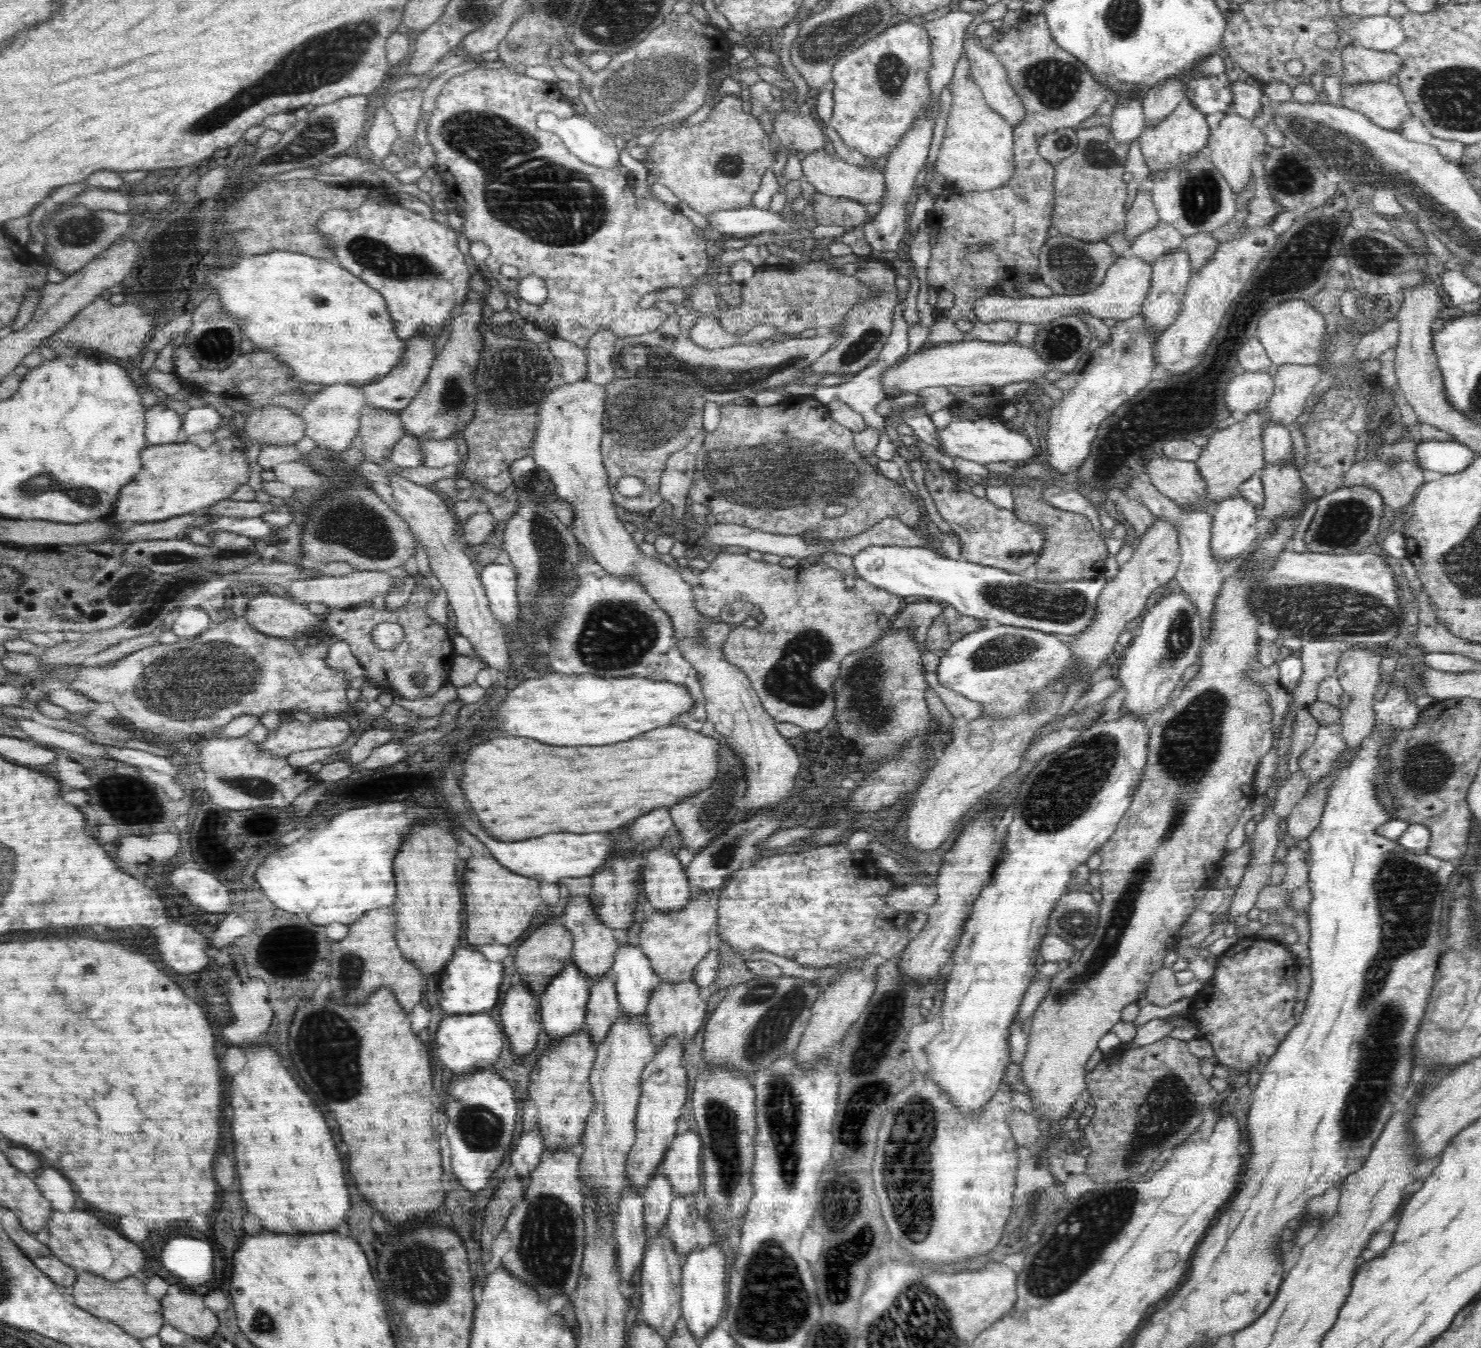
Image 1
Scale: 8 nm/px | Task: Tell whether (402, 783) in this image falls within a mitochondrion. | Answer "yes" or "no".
no

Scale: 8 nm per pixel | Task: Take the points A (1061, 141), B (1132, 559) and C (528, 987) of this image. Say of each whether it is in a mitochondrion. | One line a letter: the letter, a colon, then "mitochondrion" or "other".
A: mitochondrion
B: other
C: other

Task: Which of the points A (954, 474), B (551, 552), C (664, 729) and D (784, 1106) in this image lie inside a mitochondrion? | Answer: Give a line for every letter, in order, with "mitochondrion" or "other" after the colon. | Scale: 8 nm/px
A: other
B: mitochondrion
C: other
D: mitochondrion

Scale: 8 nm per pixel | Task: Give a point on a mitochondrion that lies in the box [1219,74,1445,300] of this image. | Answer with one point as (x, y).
(1374, 257)

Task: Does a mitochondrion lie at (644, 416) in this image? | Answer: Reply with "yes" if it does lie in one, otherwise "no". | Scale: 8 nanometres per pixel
yes

